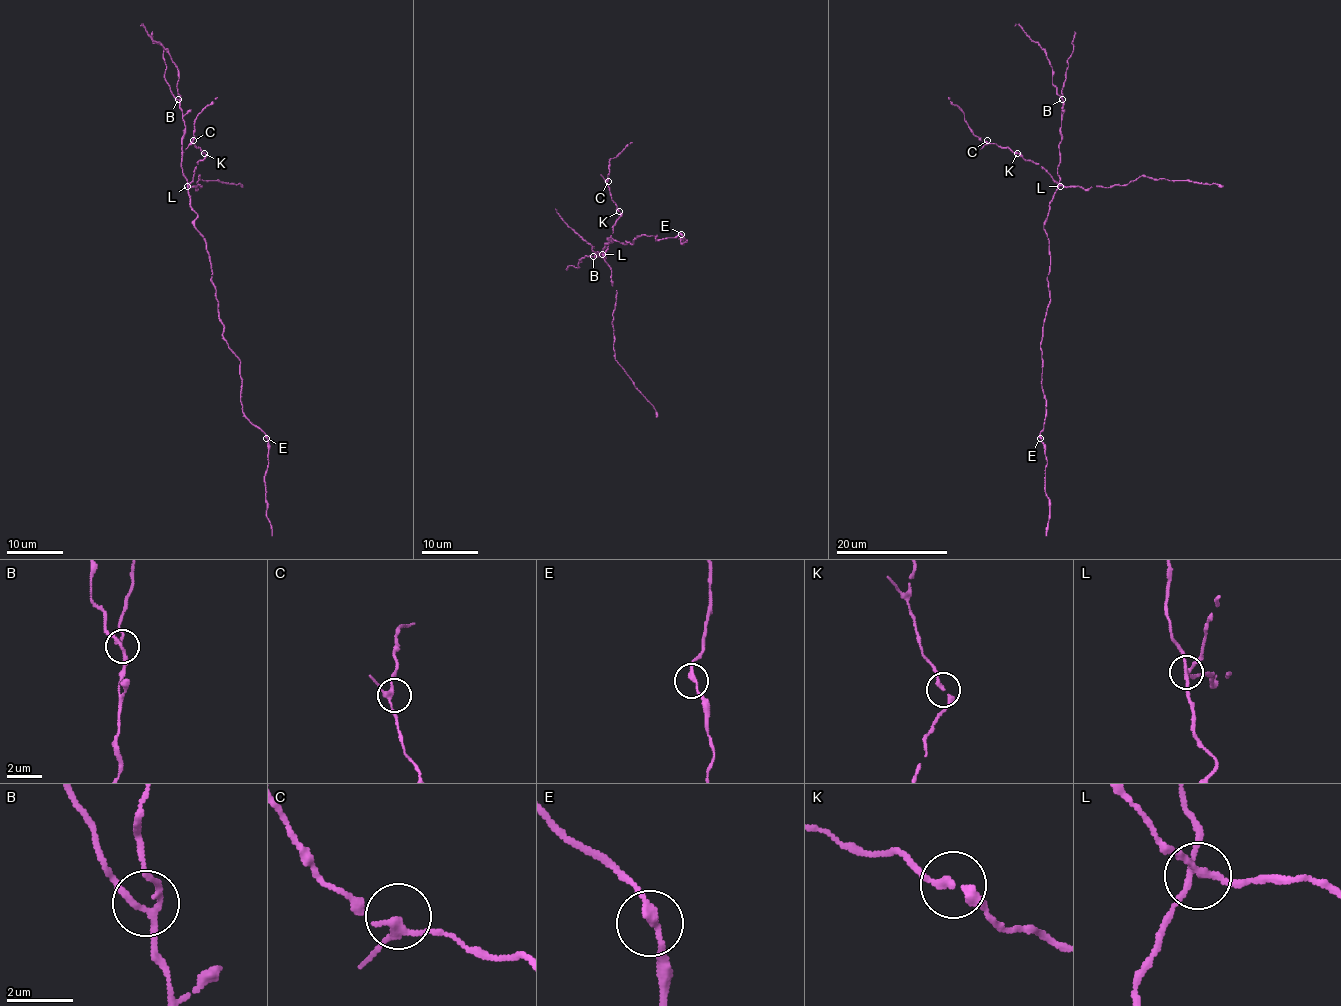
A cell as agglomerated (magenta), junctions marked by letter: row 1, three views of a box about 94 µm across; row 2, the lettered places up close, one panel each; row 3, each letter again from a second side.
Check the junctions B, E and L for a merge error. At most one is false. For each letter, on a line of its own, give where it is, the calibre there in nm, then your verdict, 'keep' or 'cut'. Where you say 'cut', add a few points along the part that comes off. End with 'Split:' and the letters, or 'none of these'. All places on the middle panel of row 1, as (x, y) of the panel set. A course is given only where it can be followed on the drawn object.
B: (593, 256) | 170 nm | keep
E: (681, 234) | 220 nm | keep
L: (602, 254) | 190 nm | keep
Split: none of these

